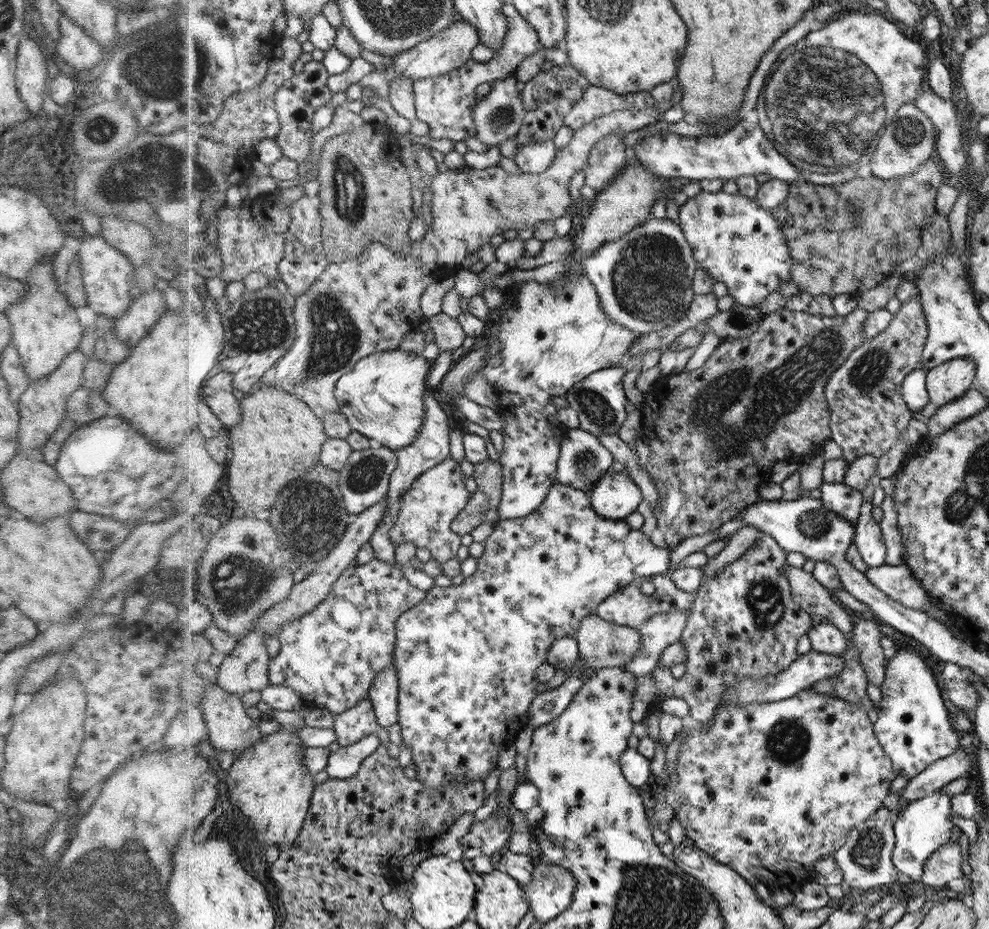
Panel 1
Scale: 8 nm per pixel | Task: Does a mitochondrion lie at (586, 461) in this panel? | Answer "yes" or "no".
yes

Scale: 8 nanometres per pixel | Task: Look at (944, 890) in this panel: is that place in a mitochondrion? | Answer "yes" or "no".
no

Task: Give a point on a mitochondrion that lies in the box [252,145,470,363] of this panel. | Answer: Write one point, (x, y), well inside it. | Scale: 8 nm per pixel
(347, 185)

